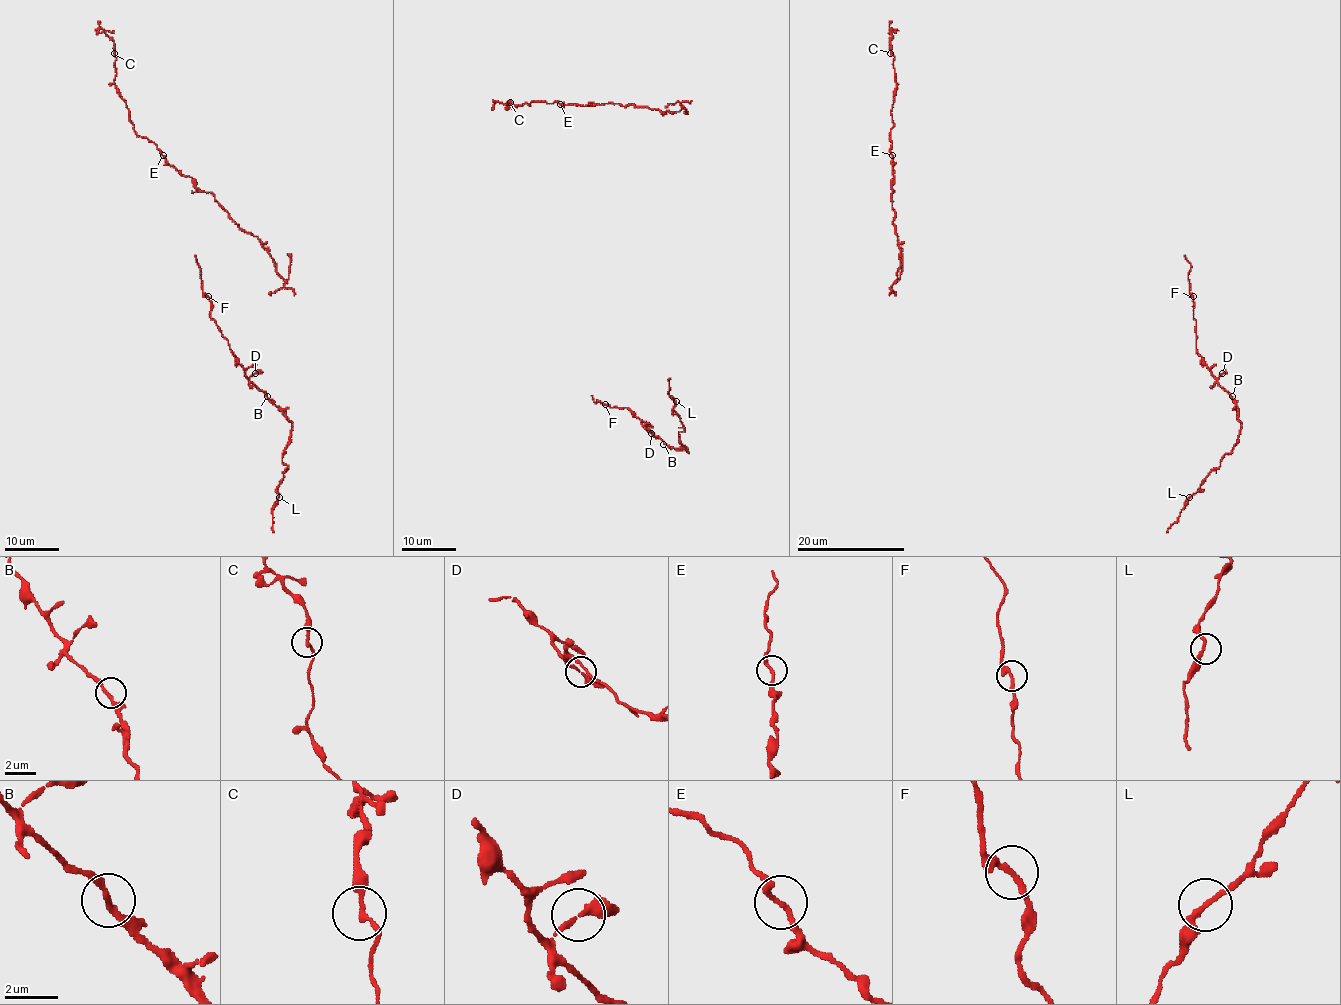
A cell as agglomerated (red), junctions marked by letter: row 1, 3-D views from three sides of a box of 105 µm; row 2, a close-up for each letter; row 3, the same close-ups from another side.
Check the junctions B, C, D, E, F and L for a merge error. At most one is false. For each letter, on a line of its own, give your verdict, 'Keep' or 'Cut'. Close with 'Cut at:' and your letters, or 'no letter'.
B: Keep
C: Keep
D: Keep
E: Keep
F: Keep
L: Keep
Cut at: no letter

